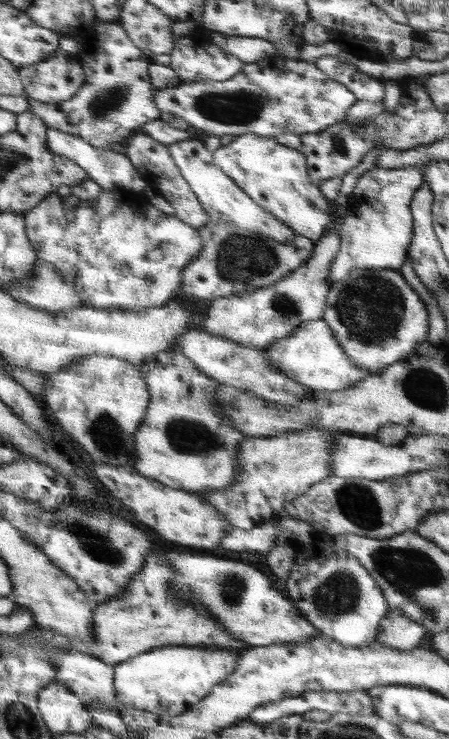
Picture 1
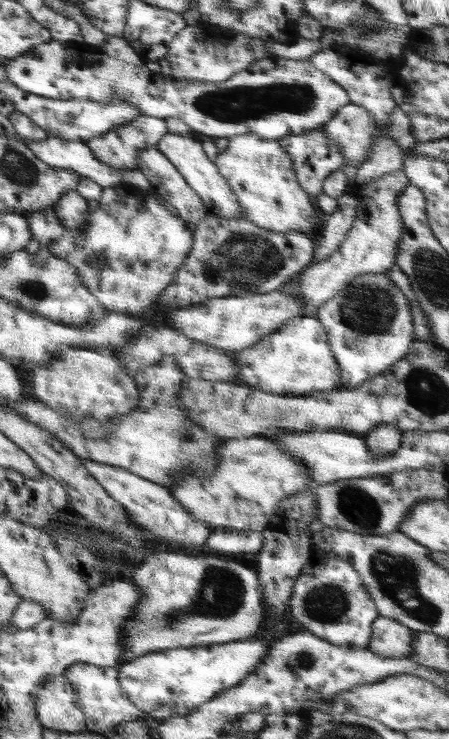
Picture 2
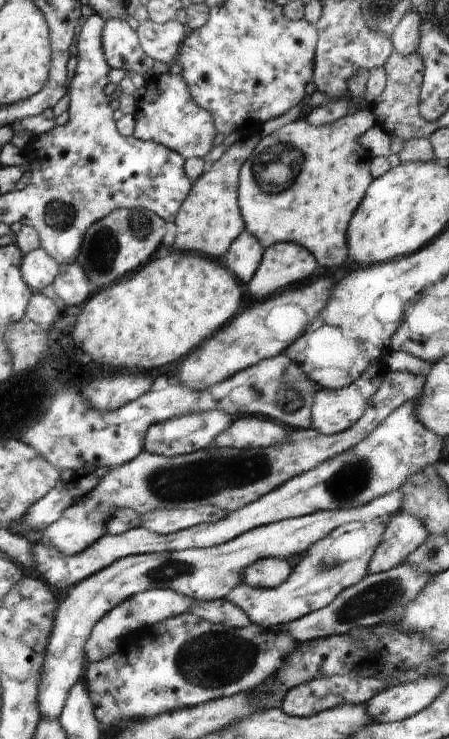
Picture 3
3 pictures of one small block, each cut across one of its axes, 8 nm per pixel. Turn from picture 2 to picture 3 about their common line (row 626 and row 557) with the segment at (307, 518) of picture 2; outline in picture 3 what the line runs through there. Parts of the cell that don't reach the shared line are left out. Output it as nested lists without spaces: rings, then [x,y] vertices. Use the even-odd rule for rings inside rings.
[[[268,557],[253,562],[241,572],[241,582],[254,588],[276,588],[292,574],[287,559]]]

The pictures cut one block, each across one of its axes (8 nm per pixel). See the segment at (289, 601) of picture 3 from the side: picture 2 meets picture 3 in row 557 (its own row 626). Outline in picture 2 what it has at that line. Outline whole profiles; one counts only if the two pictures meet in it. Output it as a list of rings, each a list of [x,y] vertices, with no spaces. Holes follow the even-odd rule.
[[[337,556],[324,562],[310,560],[294,581],[288,617],[300,622],[306,631],[339,647],[366,649],[372,634],[372,622],[379,616],[378,607],[360,574],[346,559]]]

